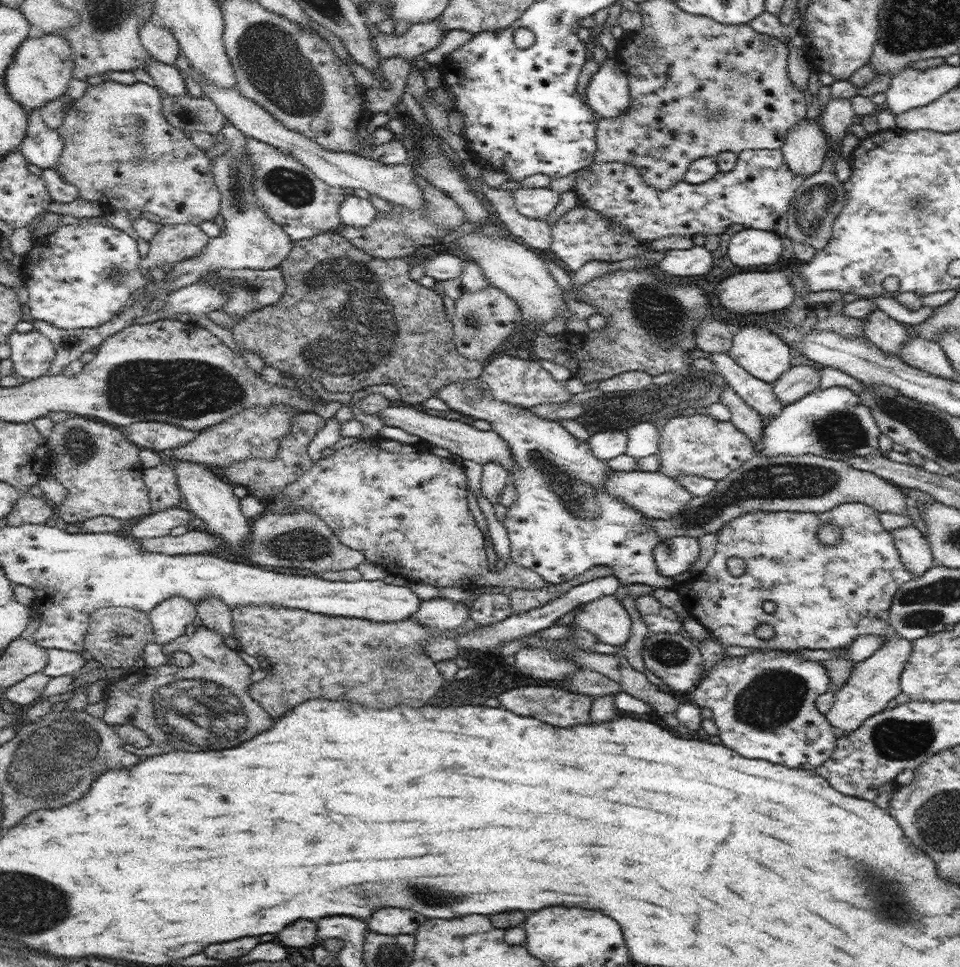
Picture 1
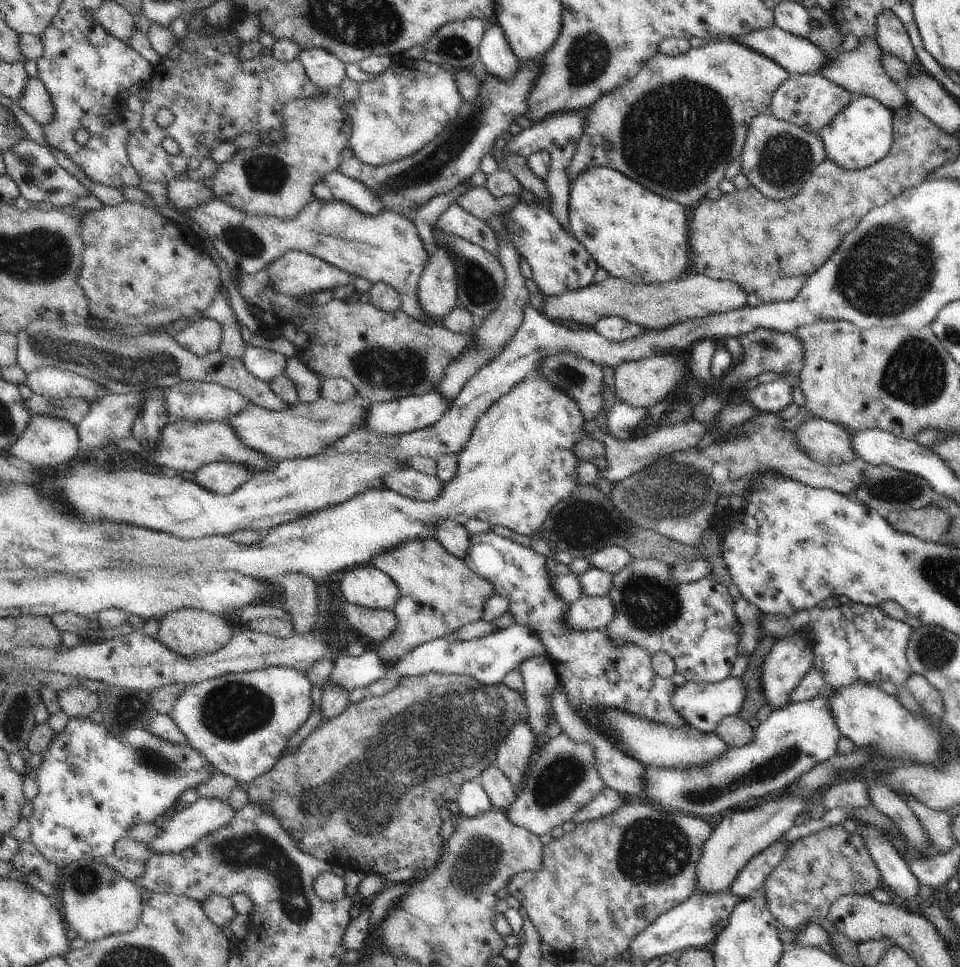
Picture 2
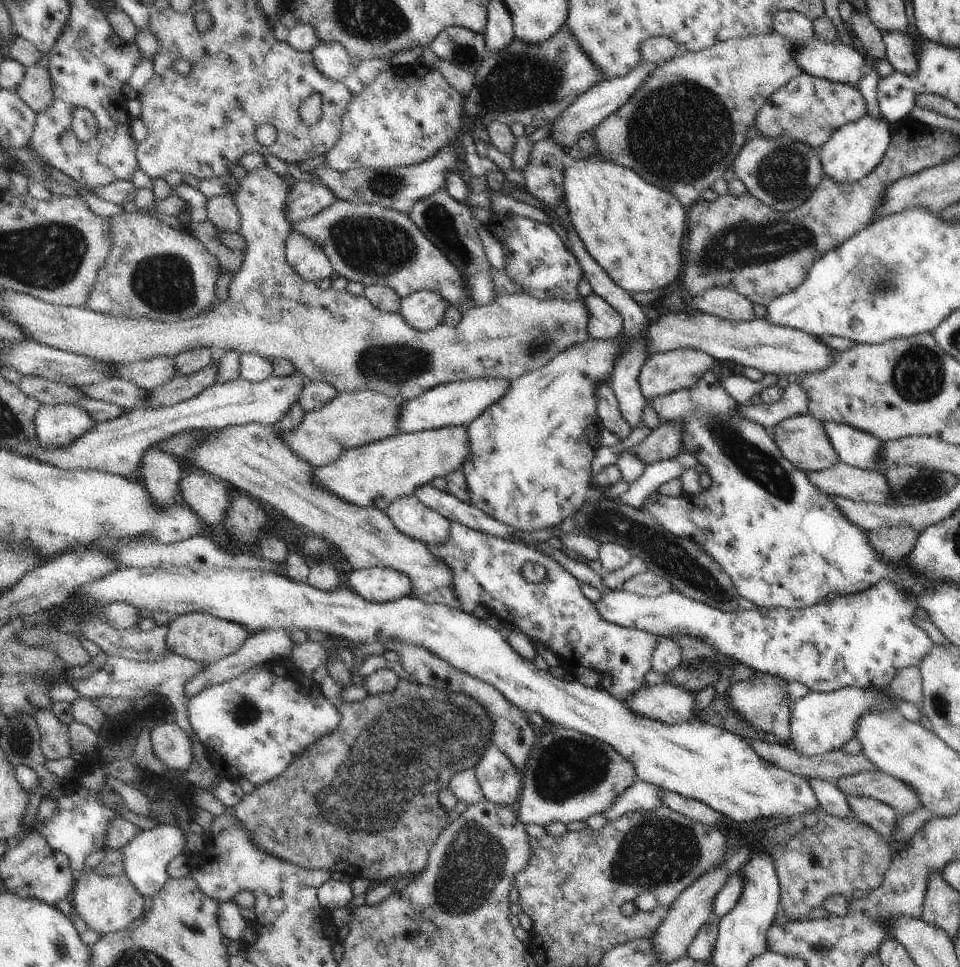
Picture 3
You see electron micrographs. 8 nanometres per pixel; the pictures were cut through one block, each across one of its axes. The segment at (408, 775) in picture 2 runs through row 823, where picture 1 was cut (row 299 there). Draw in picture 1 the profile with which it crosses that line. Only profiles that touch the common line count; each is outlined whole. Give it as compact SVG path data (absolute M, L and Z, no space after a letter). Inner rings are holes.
M323 230L309 240L291 242L287 258L277 266L285 280L285 290L277 304L263 306L249 312L245 318L237 320L231 328L235 346L253 350L269 366L299 376L305 382L319 380L325 392L357 392L359 388L393 384L399 390L401 402L407 406L419 406L447 382L479 378L483 368L481 362L467 360L455 352L451 322L443 314L443 298L439 298L431 288L419 286L409 280L409 270L413 258L377 260L361 250L349 246L335 230ZM303 302L315 306L315 314L303 314Z

